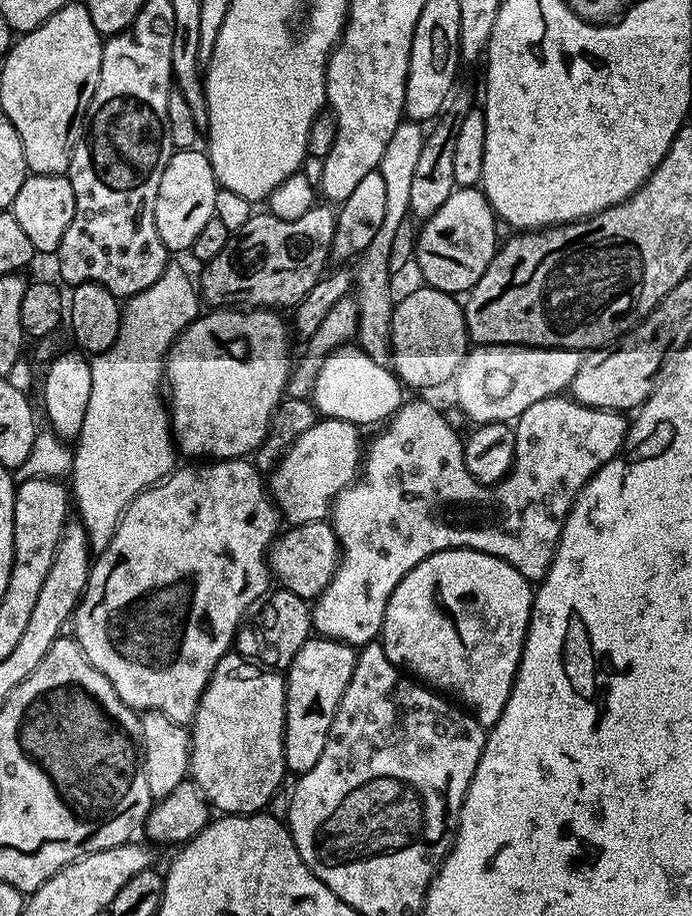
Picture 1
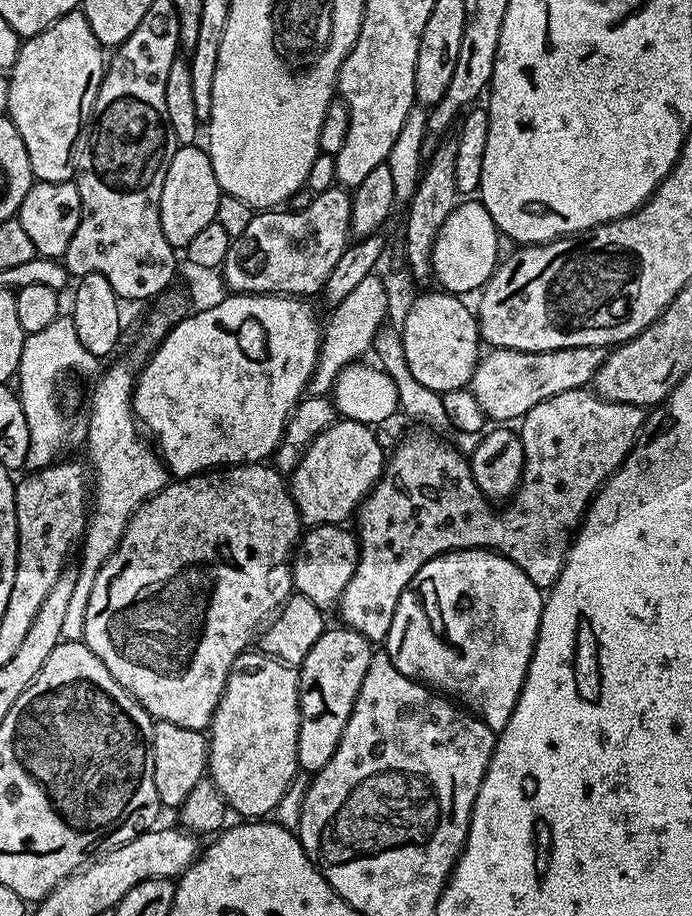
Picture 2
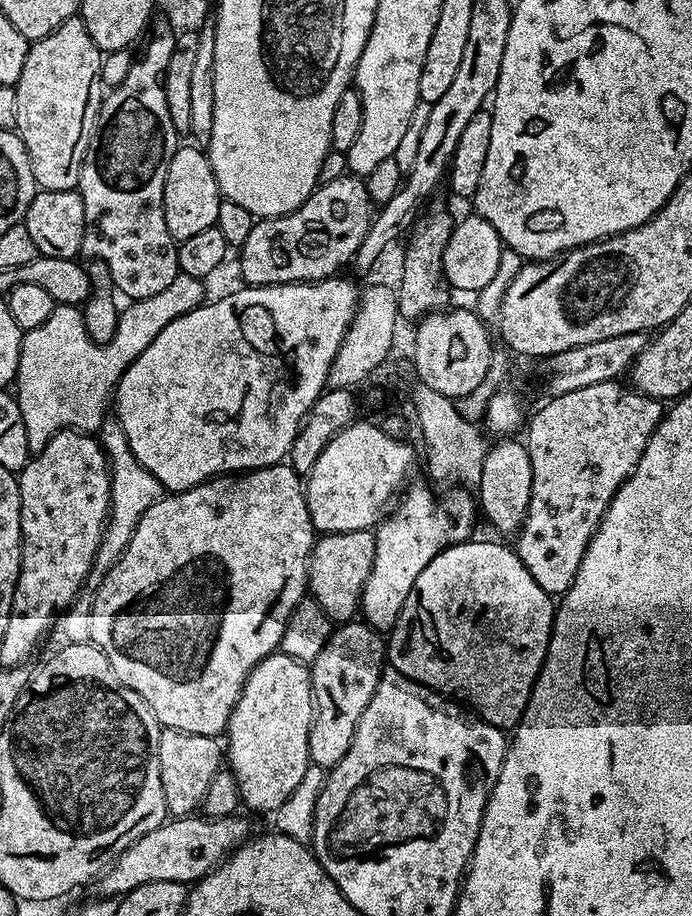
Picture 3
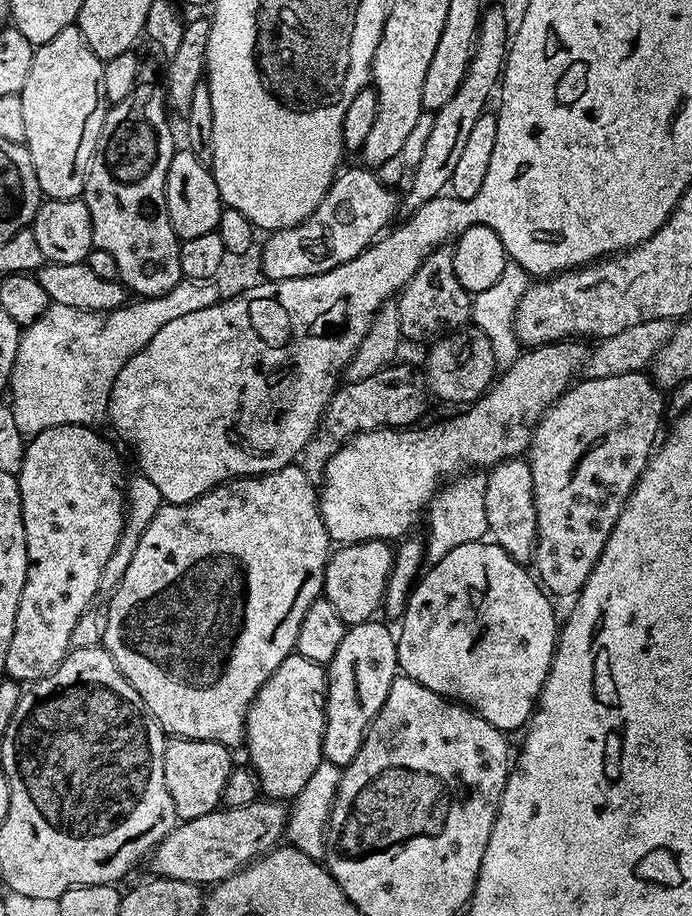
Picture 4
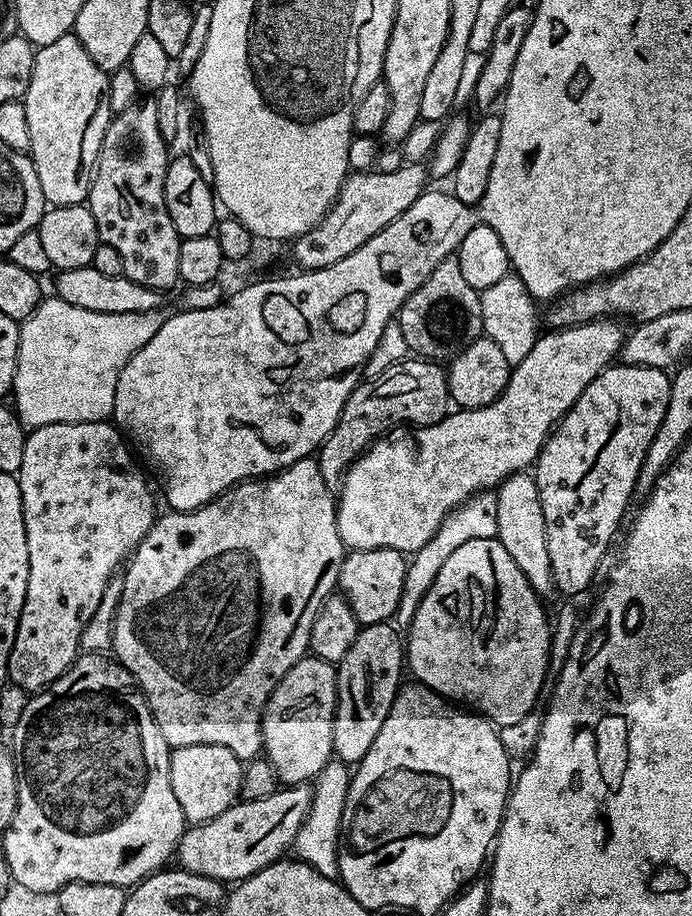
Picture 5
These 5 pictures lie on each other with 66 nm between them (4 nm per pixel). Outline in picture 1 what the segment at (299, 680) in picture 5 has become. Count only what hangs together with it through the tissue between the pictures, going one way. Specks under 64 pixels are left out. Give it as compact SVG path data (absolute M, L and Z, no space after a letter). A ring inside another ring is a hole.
M235 650L222 657L198 702L196 717L192 719L190 725L192 757L188 759L191 779L217 813L251 816L263 813L269 807L272 796L282 787L286 775L285 718L286 690L284 676L279 671L261 670L246 662L245 657Z

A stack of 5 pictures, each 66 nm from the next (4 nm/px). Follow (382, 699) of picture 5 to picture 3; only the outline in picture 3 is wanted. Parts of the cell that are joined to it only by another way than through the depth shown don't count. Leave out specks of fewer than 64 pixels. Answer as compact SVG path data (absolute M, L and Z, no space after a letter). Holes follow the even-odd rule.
M349 622L341 624L328 637L326 646L322 646L322 654L310 662L312 677L312 725L310 726L310 742L308 743L308 759L325 770L338 766L342 758L346 758L346 750L358 726L358 718L362 718L362 710L366 710L366 702L374 698L374 690L380 681L380 675L386 667L386 640L376 629L366 622Z

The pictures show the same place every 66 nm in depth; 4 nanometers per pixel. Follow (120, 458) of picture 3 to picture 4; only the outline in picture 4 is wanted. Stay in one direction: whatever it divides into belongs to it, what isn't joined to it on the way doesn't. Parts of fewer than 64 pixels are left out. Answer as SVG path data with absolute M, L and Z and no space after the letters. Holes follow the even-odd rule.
M142 474L129 479L126 484L126 515L124 518L124 529L118 538L118 546L114 546L114 552L106 561L106 566L102 566L102 578L98 578L98 590L96 597L82 610L82 618L74 625L72 634L72 648L95 648L103 641L106 632L106 614L108 613L108 603L114 596L114 590L118 588L118 582L122 582L122 574L130 566L130 561L134 559L134 550L138 550L138 542L142 542L142 534L146 534L146 526L150 526L150 518L158 514L161 504L164 503L162 494L158 494L158 489L154 487L154 482Z

